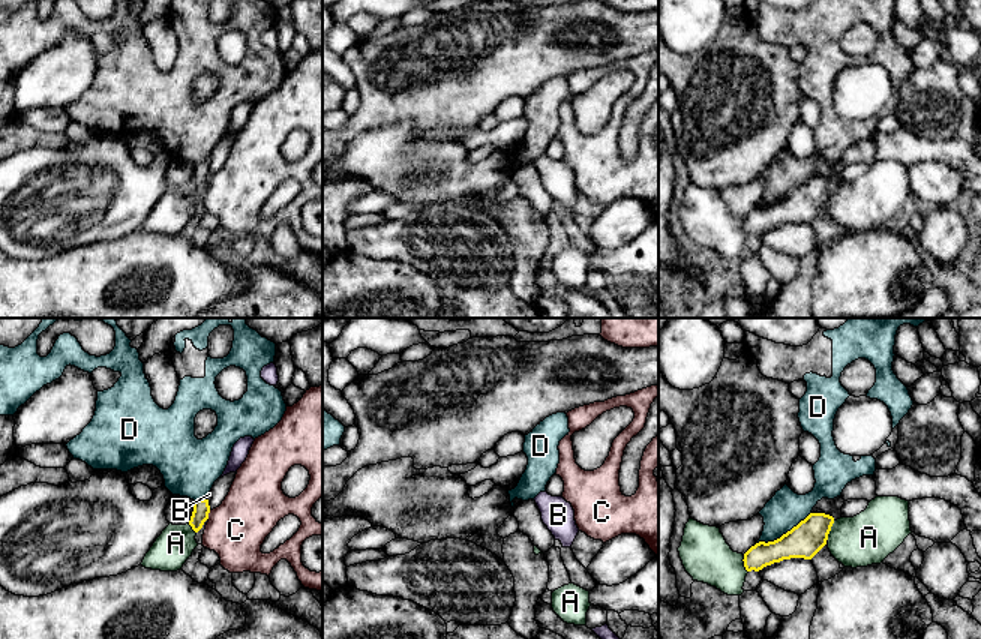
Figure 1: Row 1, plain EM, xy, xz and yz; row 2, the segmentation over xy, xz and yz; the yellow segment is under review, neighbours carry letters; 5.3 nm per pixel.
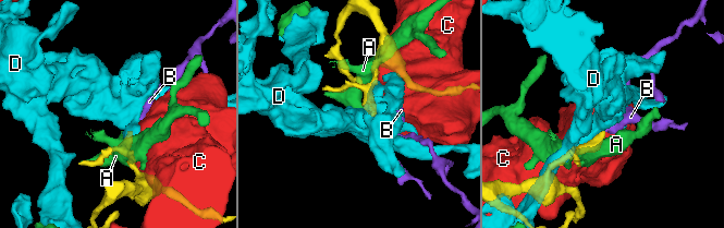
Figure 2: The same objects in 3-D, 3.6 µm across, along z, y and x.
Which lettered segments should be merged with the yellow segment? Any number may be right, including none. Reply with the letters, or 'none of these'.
B

